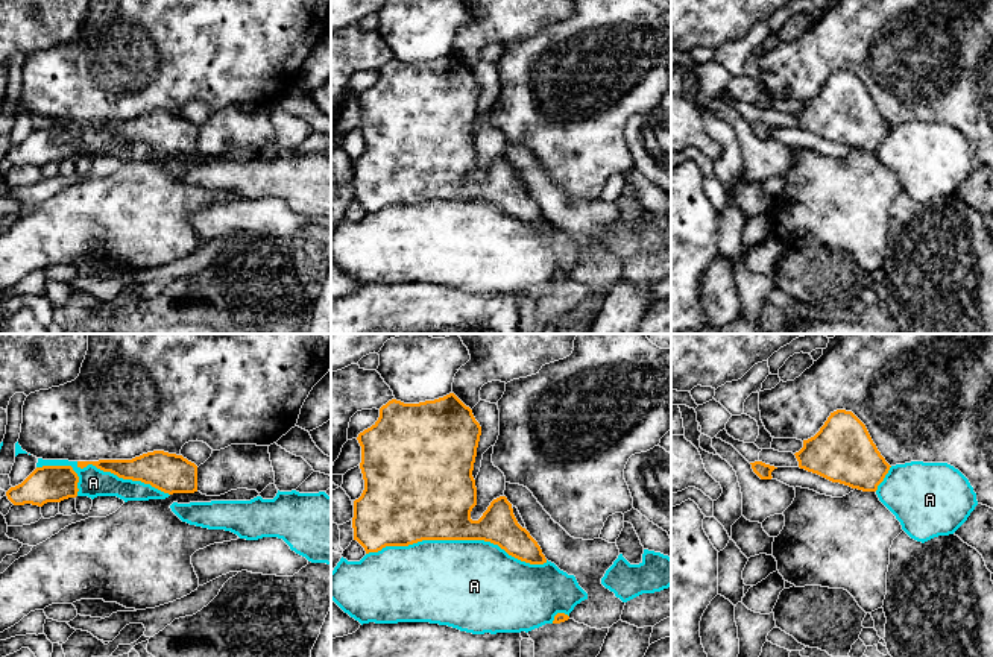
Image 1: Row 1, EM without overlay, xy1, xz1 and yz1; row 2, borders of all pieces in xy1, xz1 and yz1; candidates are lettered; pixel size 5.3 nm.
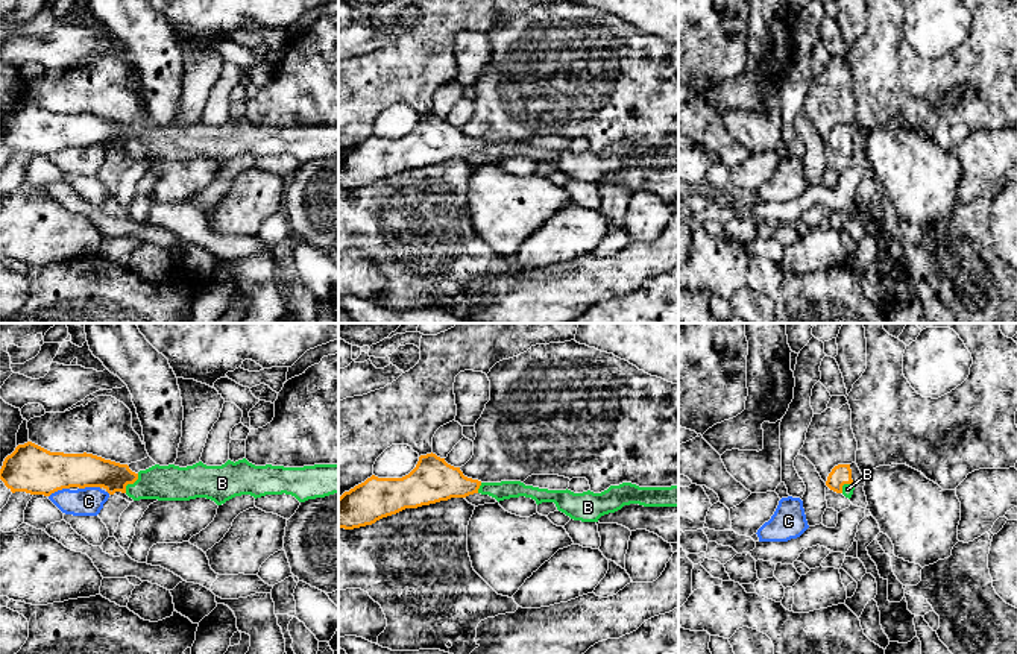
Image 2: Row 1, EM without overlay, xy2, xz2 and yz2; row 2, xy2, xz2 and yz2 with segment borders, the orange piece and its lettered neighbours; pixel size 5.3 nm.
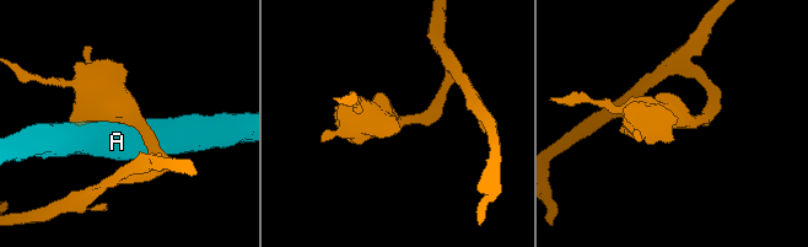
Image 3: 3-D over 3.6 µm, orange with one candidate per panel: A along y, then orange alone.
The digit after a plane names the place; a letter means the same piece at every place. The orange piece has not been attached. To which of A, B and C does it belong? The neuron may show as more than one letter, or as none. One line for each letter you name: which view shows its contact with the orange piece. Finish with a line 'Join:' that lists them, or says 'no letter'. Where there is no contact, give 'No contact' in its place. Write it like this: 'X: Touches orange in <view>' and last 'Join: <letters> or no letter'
B: Touches orange in xy2
Join: B

